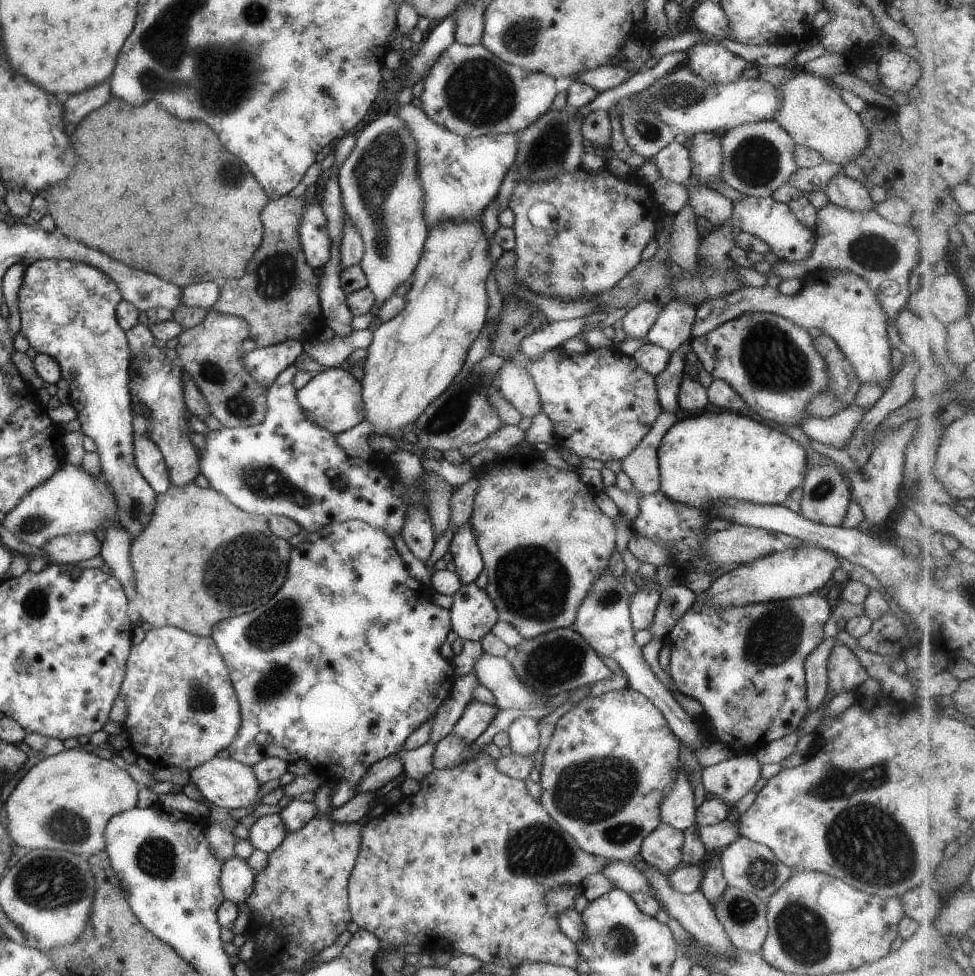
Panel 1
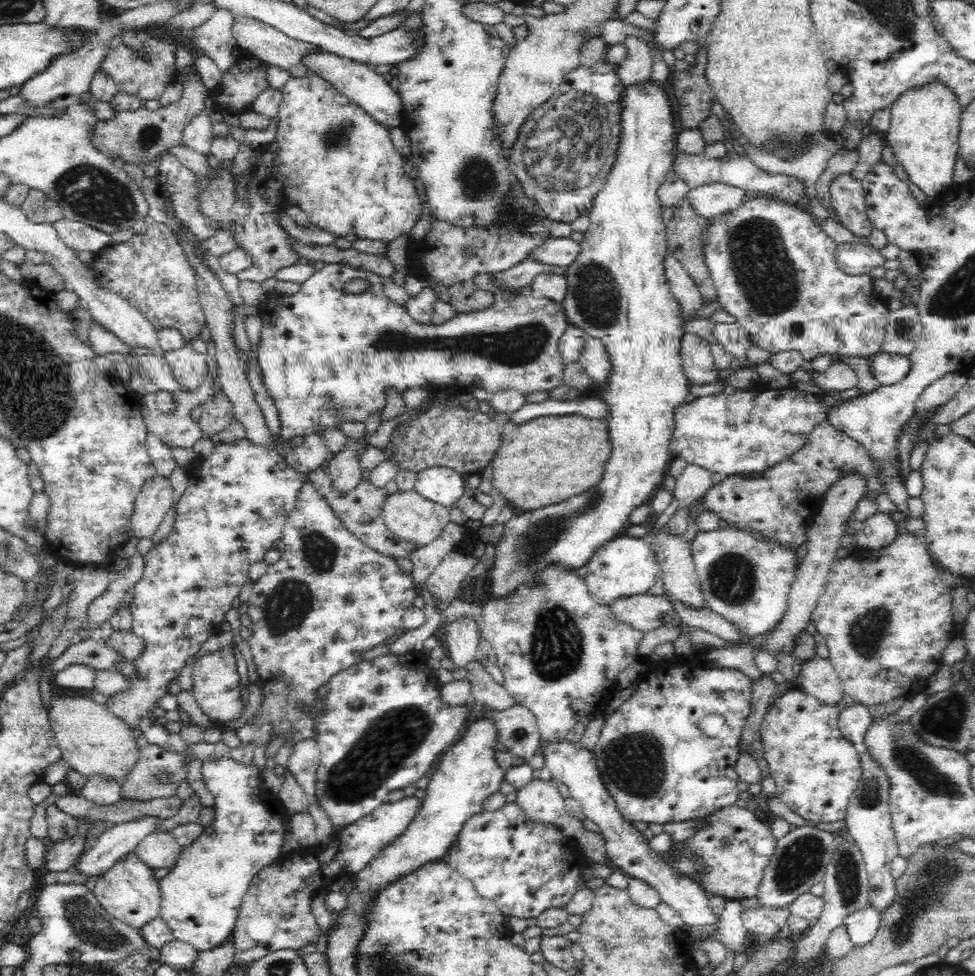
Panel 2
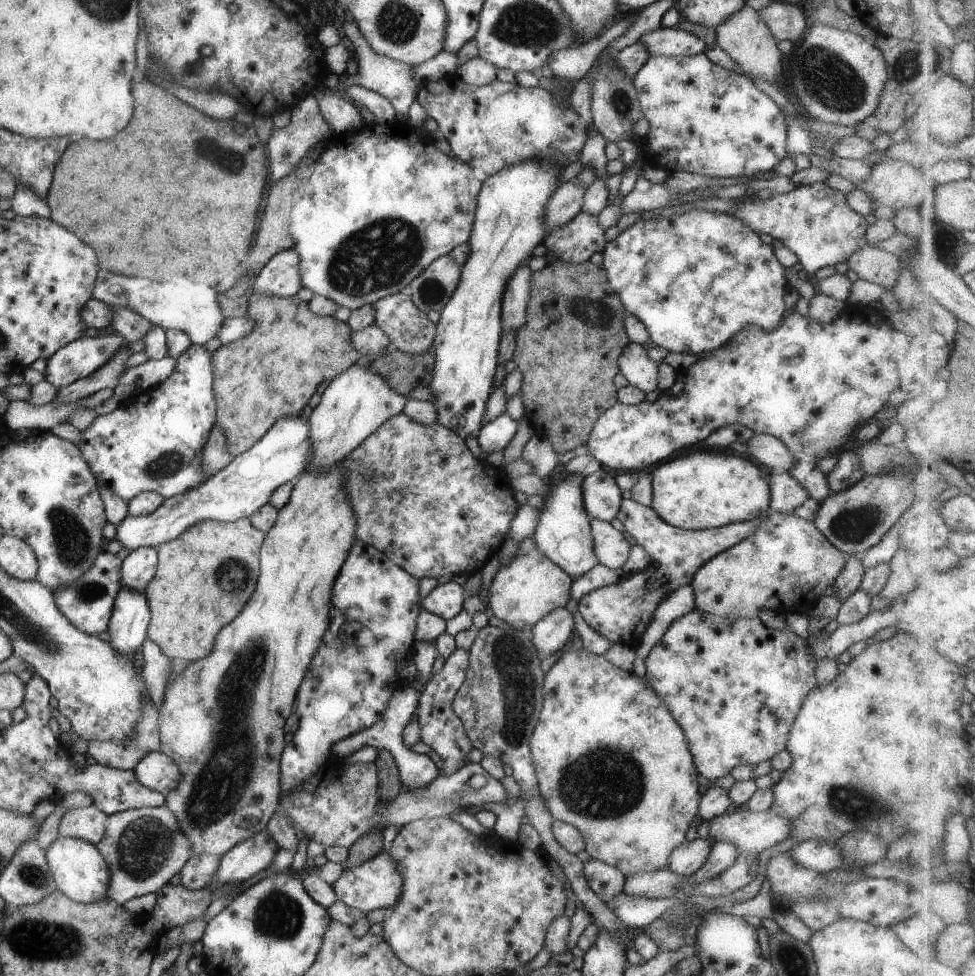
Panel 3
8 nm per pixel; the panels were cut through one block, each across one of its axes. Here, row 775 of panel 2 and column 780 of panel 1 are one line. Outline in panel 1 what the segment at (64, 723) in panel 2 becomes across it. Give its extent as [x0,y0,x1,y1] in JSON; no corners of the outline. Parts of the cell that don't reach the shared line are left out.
[773,68,869,167]

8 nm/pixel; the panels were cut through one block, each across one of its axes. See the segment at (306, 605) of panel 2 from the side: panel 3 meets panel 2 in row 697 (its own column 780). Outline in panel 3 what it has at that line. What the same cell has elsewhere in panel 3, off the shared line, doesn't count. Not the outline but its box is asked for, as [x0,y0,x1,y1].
[601,210,789,355]

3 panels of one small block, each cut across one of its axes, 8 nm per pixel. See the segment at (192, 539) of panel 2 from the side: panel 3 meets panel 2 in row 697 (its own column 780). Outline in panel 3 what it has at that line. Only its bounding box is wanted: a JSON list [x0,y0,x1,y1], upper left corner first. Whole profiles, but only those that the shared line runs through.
[632,53,787,178]

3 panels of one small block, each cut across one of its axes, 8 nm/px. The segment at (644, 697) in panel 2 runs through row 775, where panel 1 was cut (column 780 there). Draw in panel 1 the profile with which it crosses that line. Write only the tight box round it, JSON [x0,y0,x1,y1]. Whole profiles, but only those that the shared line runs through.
[663,593,833,754]

